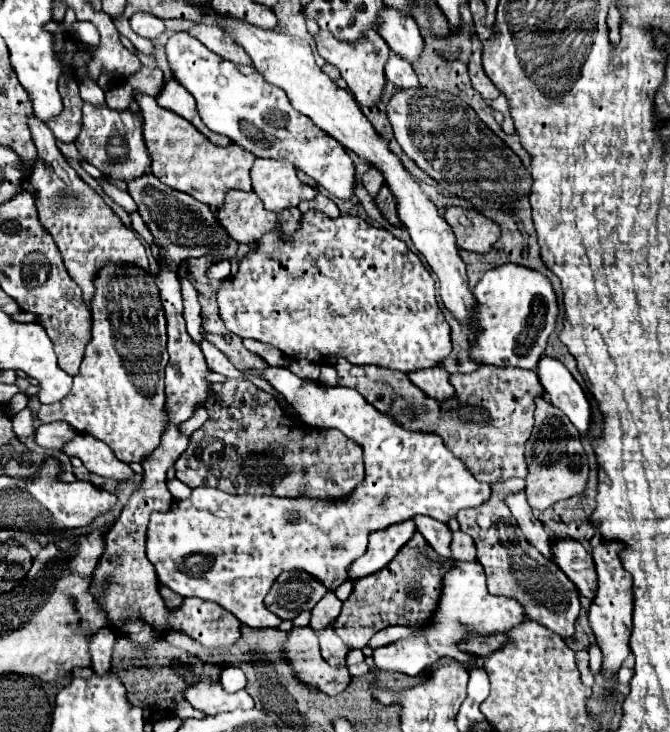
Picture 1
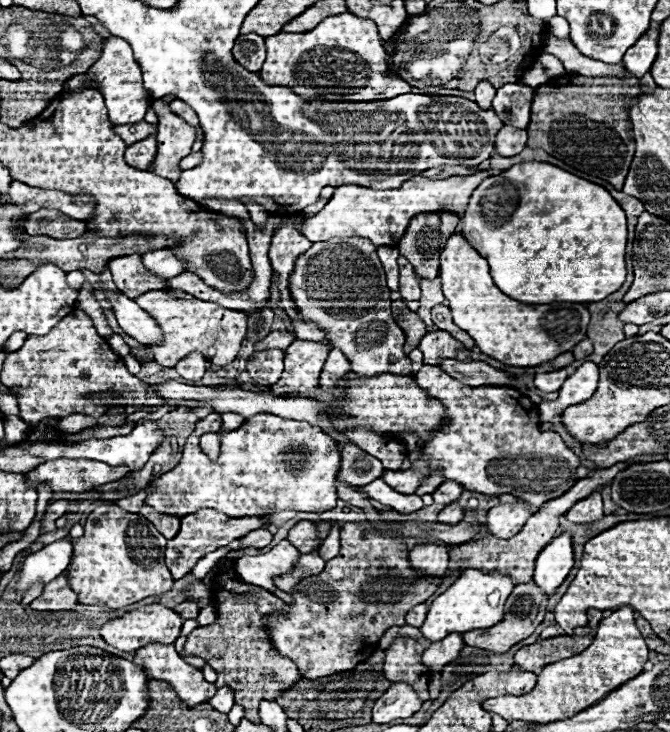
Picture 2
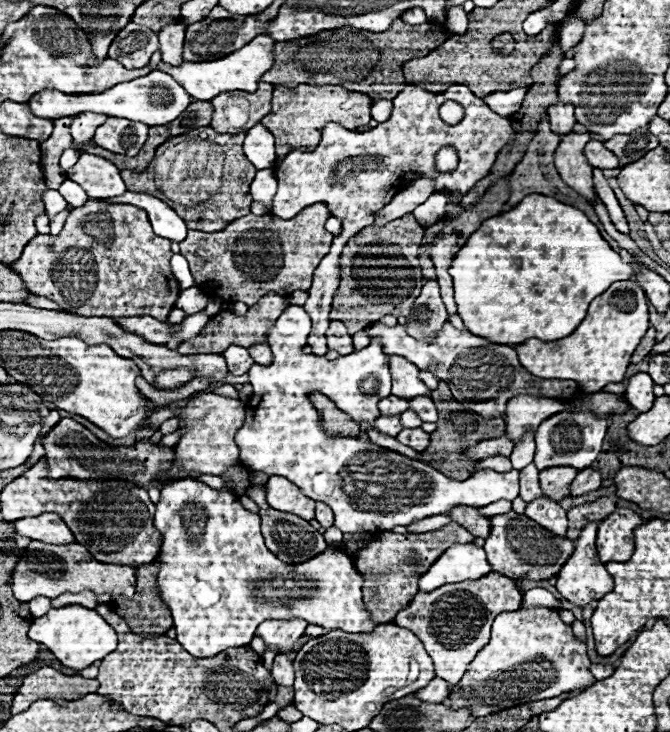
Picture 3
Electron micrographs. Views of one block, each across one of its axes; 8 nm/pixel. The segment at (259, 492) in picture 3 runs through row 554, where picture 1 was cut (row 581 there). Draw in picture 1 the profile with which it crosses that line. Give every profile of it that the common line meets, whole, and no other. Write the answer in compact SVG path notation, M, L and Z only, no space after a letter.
M284 572L268 592L264 604L280 620L292 620L300 612L314 608L324 594L326 588L318 580L304 576L304 572Z

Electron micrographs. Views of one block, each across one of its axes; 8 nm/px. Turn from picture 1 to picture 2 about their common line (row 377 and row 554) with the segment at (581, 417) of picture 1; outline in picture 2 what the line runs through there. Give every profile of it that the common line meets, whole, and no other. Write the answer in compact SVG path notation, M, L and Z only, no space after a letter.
M562 534L554 538L536 558L534 568L534 584L546 594L554 594L554 590L564 582L574 566L572 554L572 538L570 534Z

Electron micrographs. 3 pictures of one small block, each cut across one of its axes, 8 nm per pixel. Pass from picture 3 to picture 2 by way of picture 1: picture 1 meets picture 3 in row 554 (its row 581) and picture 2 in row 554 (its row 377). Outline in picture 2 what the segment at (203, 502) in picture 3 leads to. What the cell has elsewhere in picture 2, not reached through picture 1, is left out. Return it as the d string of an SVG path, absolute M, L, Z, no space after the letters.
M282 540L266 554L238 558L236 568L242 582L260 586L264 590L274 590L276 586L272 578L278 574L286 574L296 560L298 560L298 550L288 540Z

